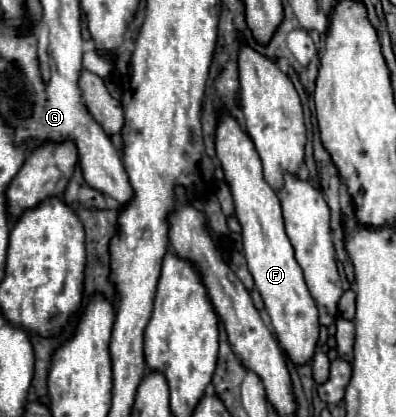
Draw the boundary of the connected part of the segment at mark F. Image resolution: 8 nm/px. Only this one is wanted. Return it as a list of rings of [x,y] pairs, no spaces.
[[[231,115],[225,117],[225,121],[221,121],[221,129],[217,129],[217,159],[231,187],[235,215],[243,227],[243,253],[255,279],[255,287],[271,317],[277,341],[293,365],[305,365],[313,359],[319,341],[317,307],[301,277],[301,269],[297,269],[297,261],[293,261],[293,247],[289,245],[289,237],[285,237],[277,193],[263,179],[263,165],[253,141]]]

